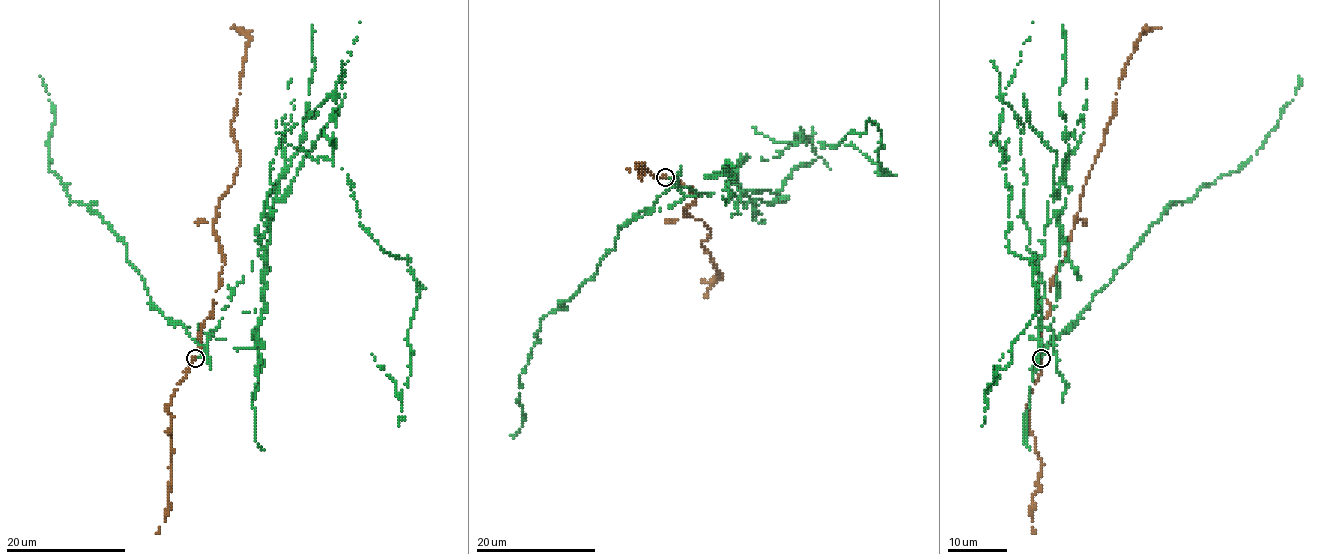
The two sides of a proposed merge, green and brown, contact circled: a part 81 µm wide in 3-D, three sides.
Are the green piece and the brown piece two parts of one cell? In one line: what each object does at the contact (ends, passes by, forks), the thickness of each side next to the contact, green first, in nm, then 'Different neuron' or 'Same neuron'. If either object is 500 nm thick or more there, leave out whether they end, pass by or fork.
At the ring green ends. At the ring brown ends. Thickness 140 nm (green) against 340 nm. Different neuron

